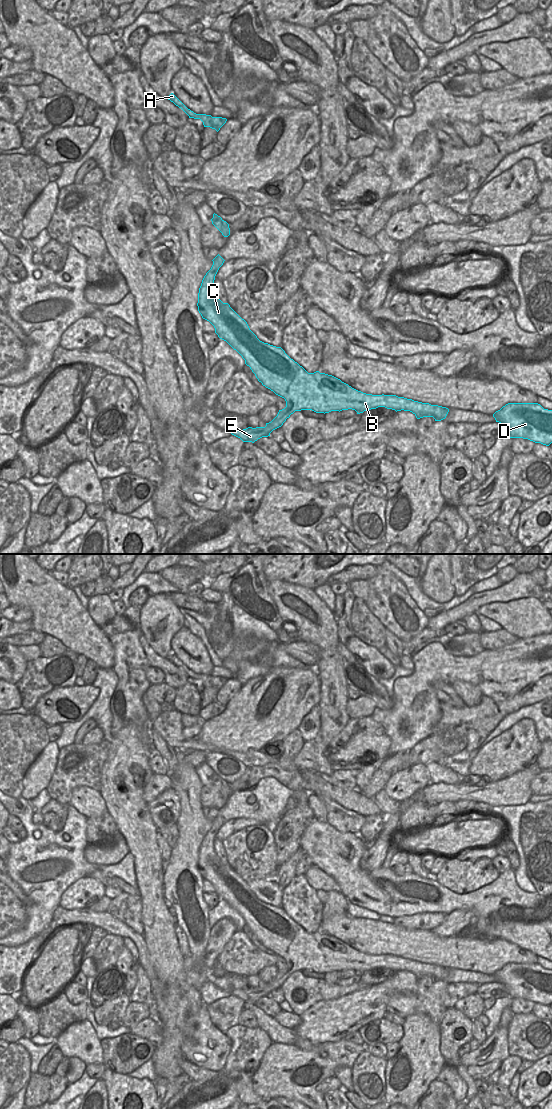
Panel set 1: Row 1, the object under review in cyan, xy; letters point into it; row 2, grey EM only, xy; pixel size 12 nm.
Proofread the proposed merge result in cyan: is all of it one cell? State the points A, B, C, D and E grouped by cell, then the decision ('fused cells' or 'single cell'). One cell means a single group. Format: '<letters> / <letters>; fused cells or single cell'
A / B C D E; fused cells

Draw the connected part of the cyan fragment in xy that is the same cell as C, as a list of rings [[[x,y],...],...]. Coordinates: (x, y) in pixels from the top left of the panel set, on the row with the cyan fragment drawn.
[[[218,254],[211,269],[204,276],[198,293],[198,311],[202,318],[215,328],[218,337],[226,341],[245,360],[259,382],[286,401],[286,407],[265,427],[235,429],[232,435],[243,442],[254,443],[281,427],[295,411],[312,410],[329,413],[352,409],[357,414],[385,407],[397,411],[410,411],[417,419],[433,417],[435,421],[446,418],[449,409],[398,397],[372,395],[358,391],[340,379],[320,373],[308,373],[291,359],[281,347],[260,341],[228,303],[223,303],[214,291],[214,280],[224,259]]]

